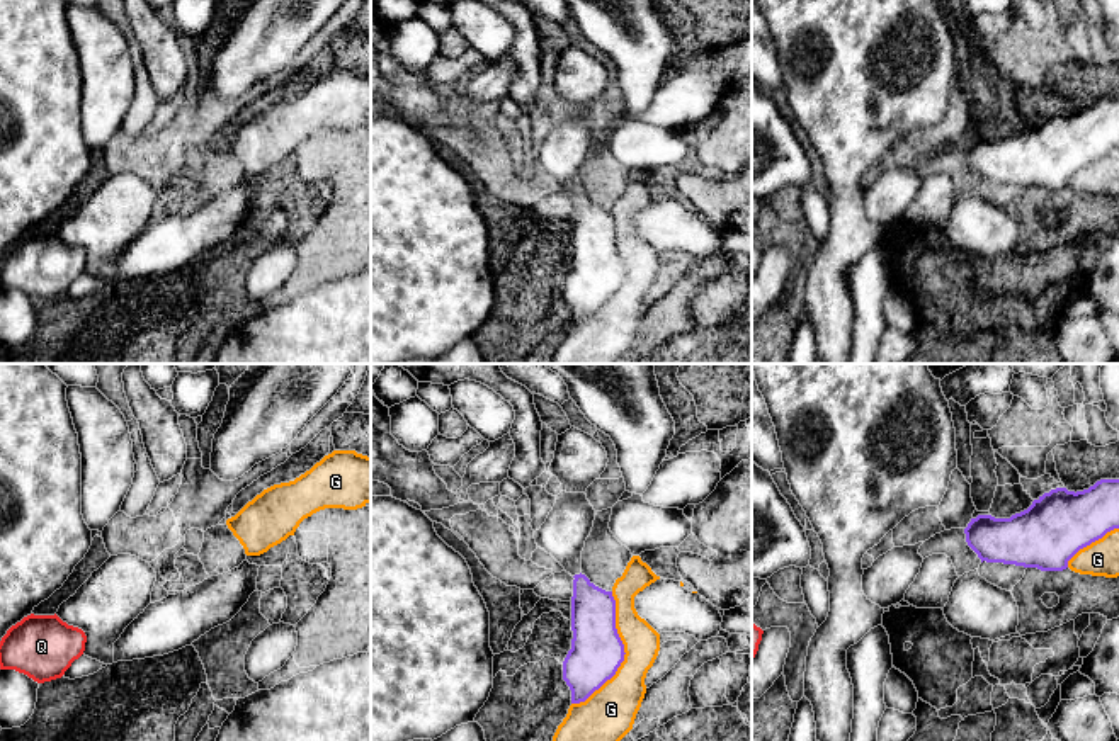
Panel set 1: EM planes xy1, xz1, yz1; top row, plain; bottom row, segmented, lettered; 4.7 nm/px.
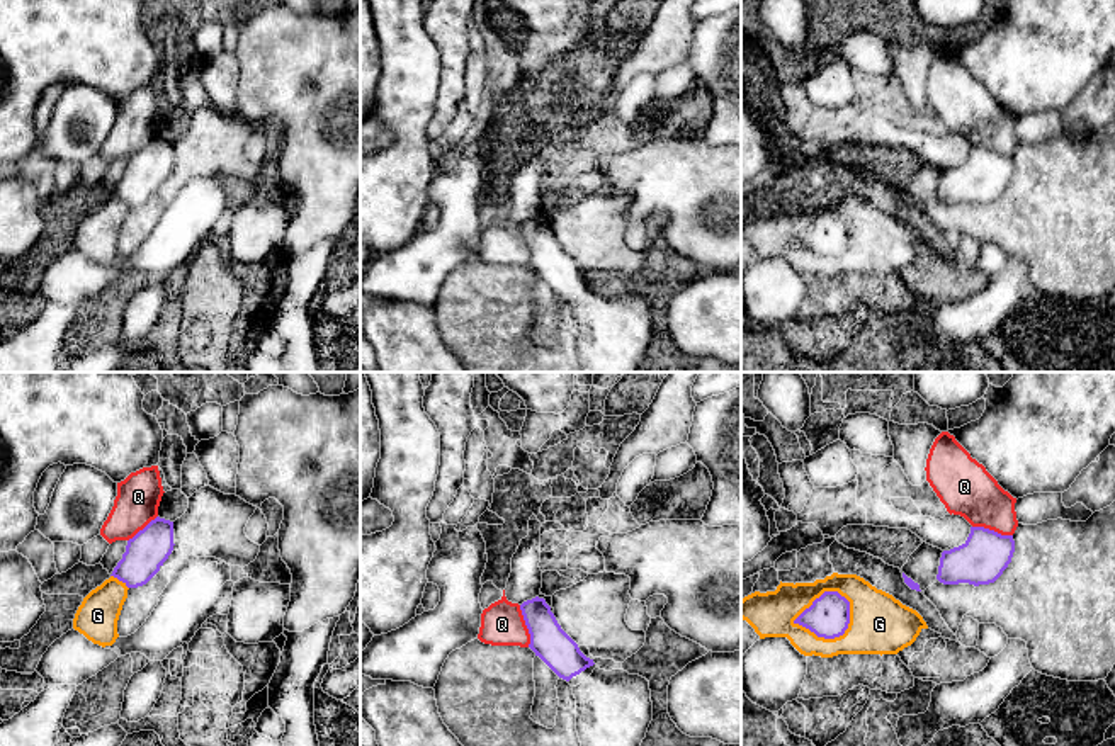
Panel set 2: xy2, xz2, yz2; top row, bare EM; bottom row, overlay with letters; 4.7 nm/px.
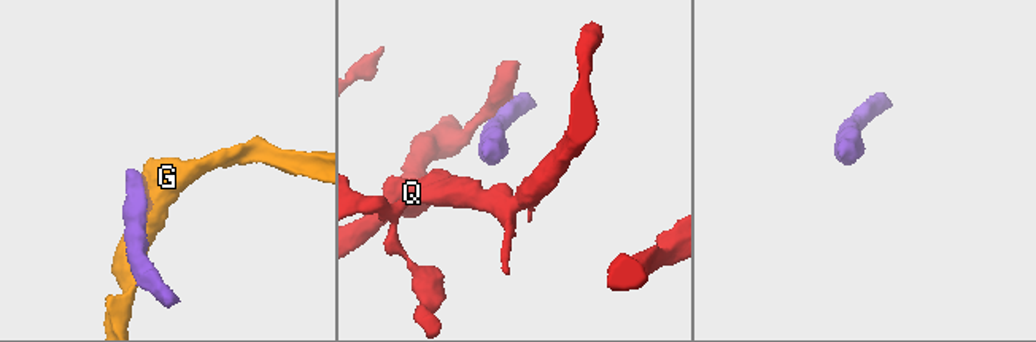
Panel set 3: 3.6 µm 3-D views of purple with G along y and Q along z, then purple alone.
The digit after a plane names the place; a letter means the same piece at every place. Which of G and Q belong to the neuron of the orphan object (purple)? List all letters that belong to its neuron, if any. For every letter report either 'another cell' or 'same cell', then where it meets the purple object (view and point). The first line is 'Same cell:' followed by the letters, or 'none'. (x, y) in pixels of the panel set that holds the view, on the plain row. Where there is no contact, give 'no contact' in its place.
Same cell: none
G: another cell; contact yz2 (823, 213)
Q: another cell; contact xz2 (526, 243)

